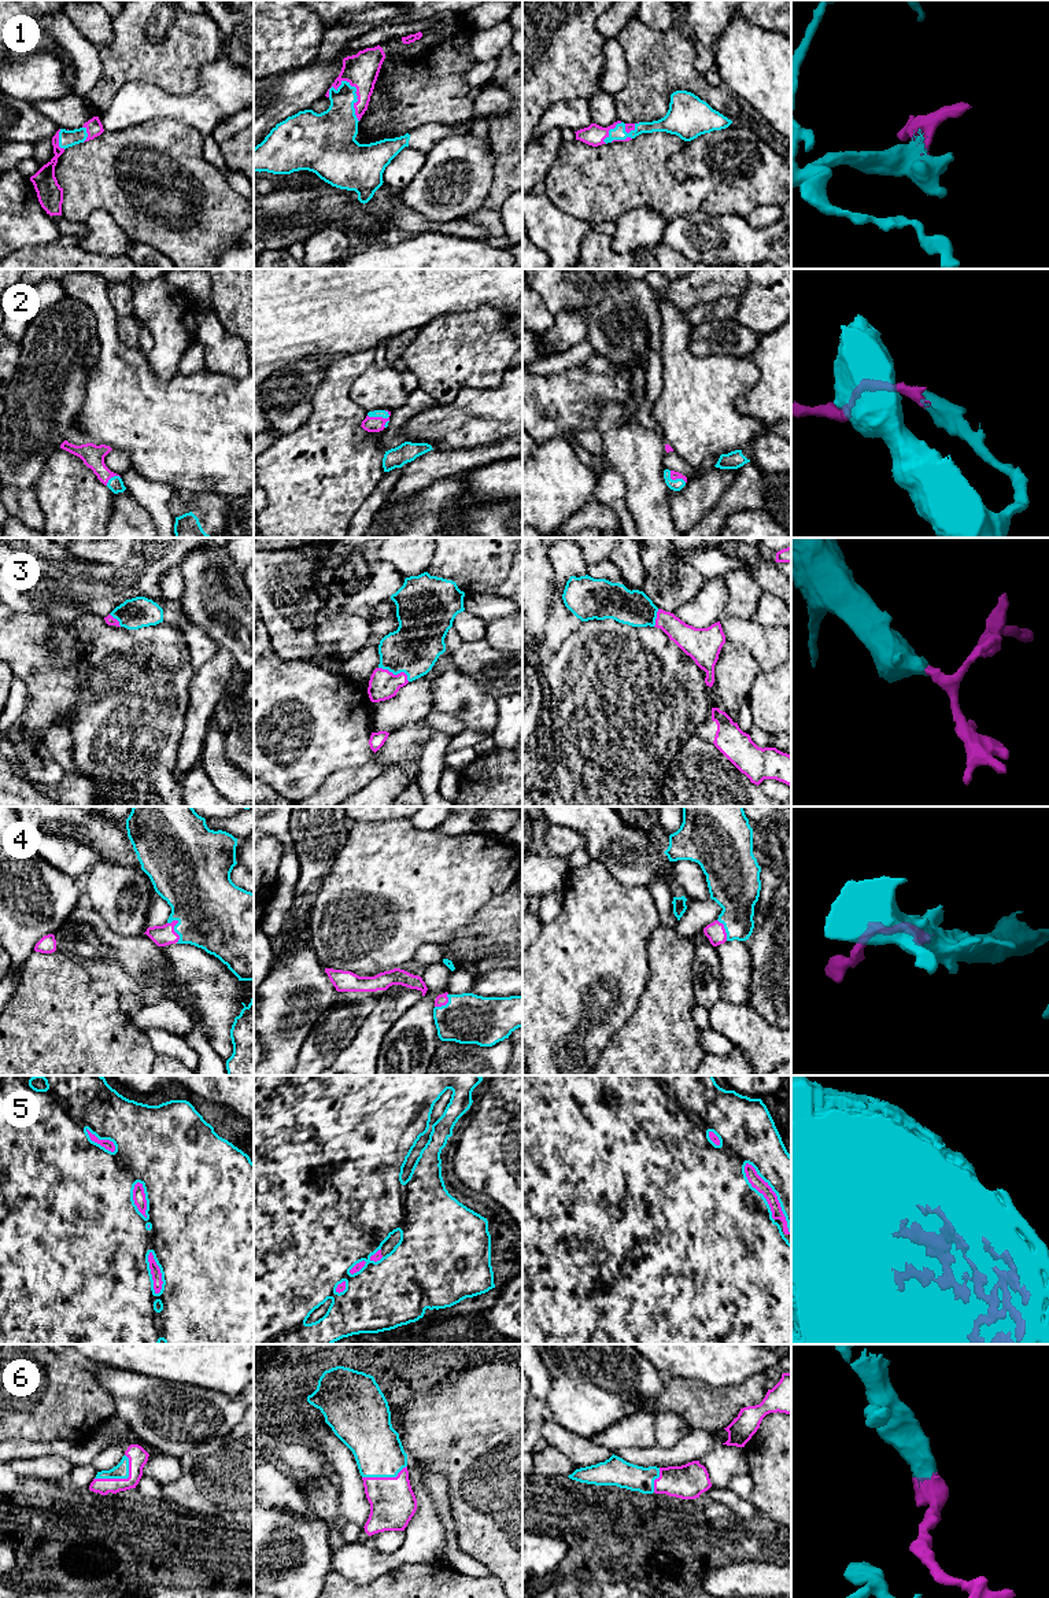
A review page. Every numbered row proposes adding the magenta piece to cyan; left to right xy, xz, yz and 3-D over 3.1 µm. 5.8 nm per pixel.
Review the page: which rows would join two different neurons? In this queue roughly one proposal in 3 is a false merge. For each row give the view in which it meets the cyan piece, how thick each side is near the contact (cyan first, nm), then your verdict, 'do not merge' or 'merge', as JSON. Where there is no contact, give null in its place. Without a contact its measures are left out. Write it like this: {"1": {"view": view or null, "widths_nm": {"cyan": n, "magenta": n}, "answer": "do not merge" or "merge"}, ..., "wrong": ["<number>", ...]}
{"1": {"view": "xz", "widths_nm": {"cyan": 260, "magenta": 200}, "answer": "merge"}, "2": {"view": "xz", "widths_nm": {"cyan": 50, "magenta": 100}, "answer": "merge"}, "3": {"view": "xz", "widths_nm": {"cyan": 300, "magenta": 170}, "answer": "merge"}, "4": {"view": "xy", "widths_nm": {"cyan": 420, "magenta": 120}, "answer": "merge"}, "5": {"view": "yz", "widths_nm": {"cyan": 360, "magenta": 70}, "answer": "merge"}, "6": {"view": "xy", "widths_nm": {"cyan": 90, "magenta": 110}, "answer": "merge"}, "wrong": []}

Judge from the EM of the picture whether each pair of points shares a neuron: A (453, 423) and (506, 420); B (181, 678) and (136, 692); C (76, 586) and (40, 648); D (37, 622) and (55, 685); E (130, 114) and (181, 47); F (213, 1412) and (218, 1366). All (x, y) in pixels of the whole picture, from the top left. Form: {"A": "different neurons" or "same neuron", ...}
{"A": "same neuron", "B": "same neuron", "C": "different neurons", "D": "same neuron", "E": "different neurons", "F": "different neurons"}

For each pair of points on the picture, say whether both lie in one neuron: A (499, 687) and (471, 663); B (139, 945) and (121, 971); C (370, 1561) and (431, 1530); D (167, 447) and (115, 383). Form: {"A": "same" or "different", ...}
{"A": "same", "B": "same", "C": "same", "D": "same"}

